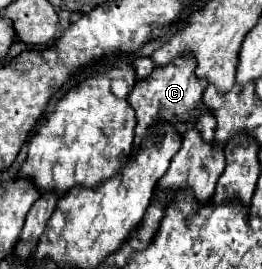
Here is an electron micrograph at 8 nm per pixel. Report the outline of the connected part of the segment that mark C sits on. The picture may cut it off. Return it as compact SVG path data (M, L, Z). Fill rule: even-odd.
M177 57L175 61L171 61L171 65L165 65L163 69L153 69L149 77L139 79L129 95L129 103L135 109L137 117L133 149L139 149L139 143L143 141L147 131L157 125L159 119L173 123L181 135L185 135L187 129L195 127L205 141L211 141L215 135L215 119L211 117L211 113L207 113L207 109L203 109L201 95L205 87L207 85L203 85L203 81L195 77L195 61L191 61L191 57Z

